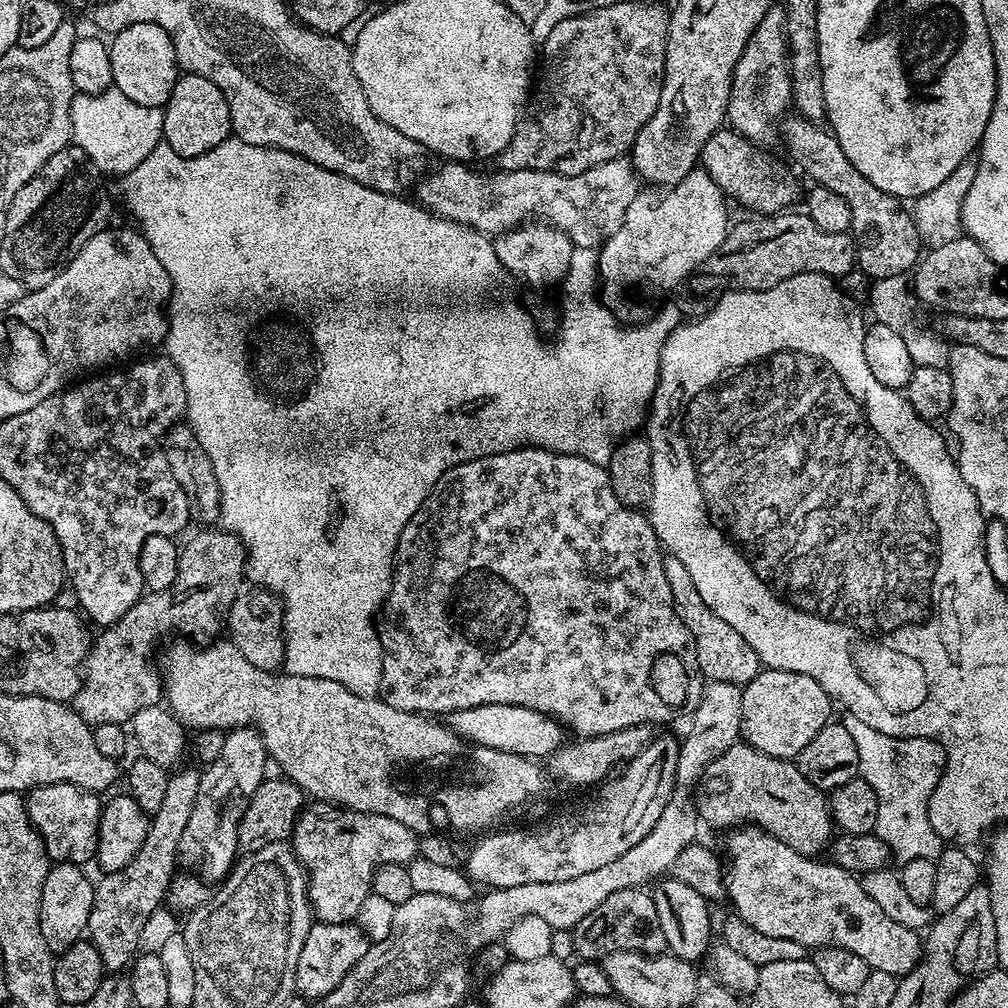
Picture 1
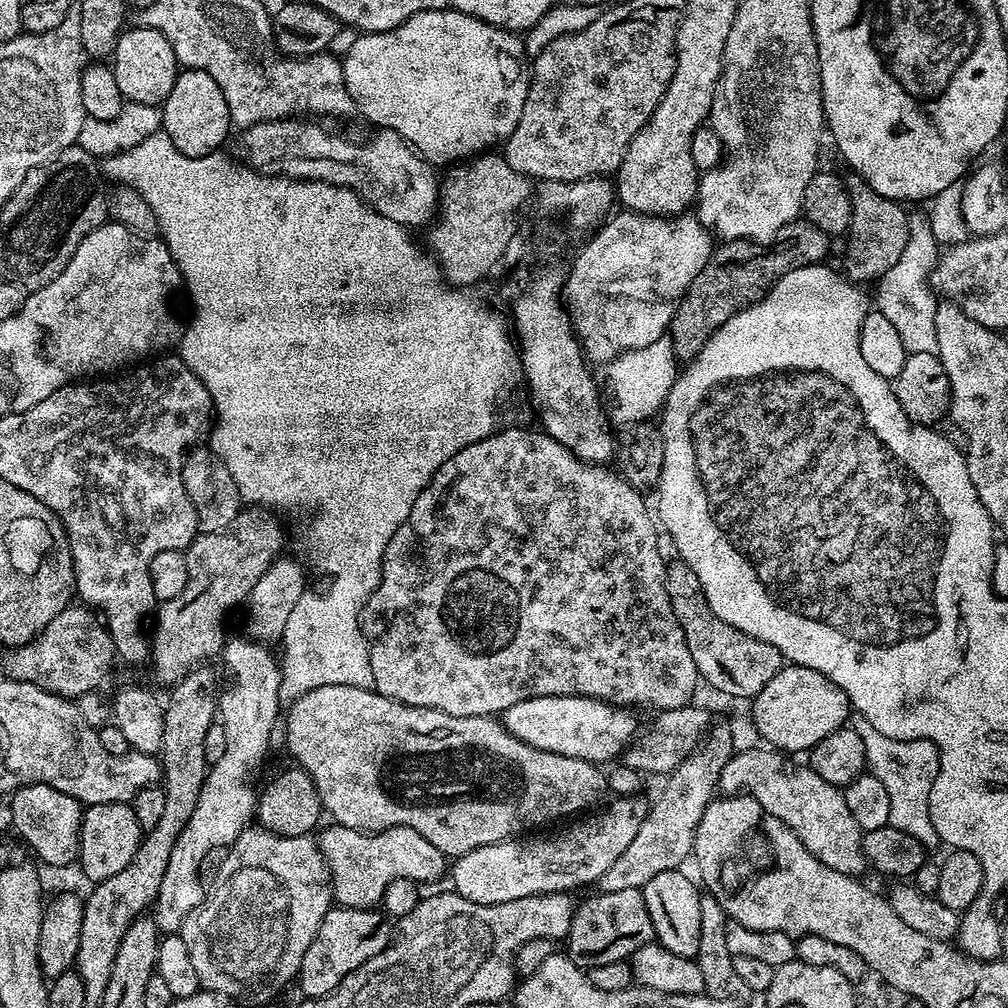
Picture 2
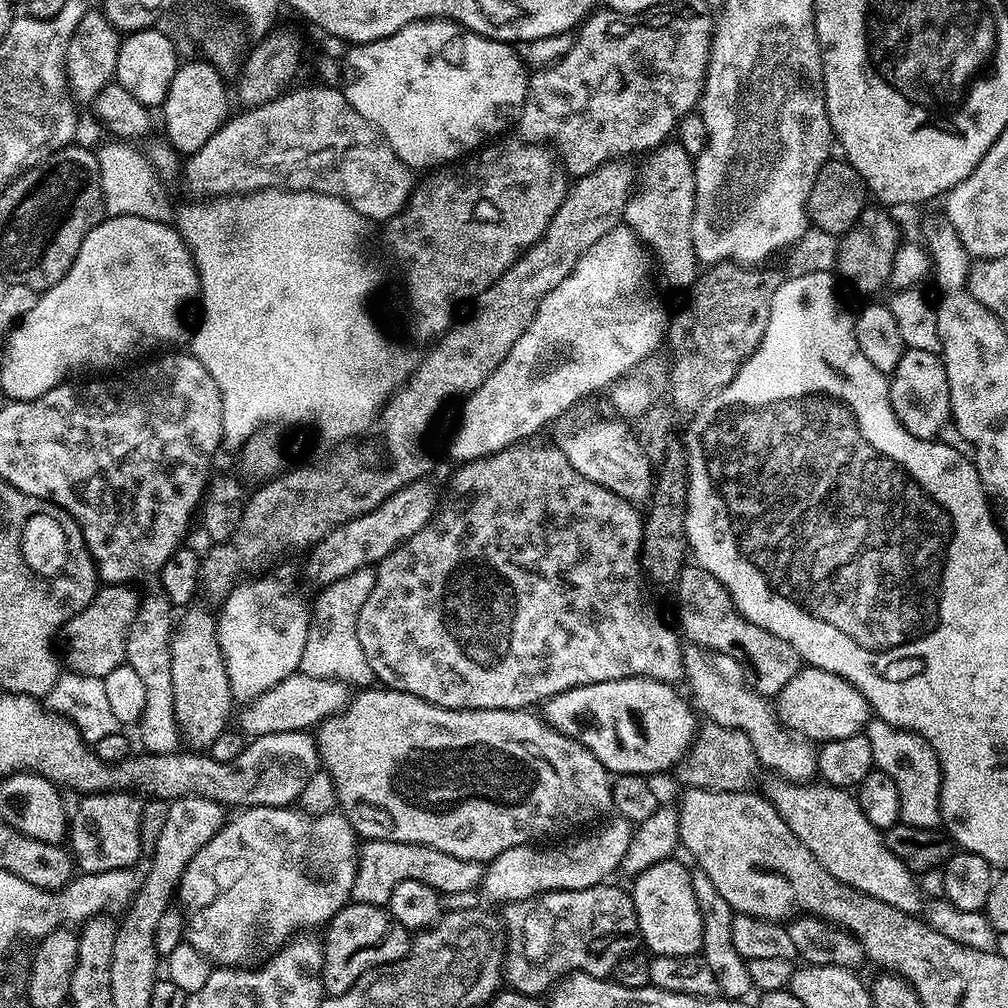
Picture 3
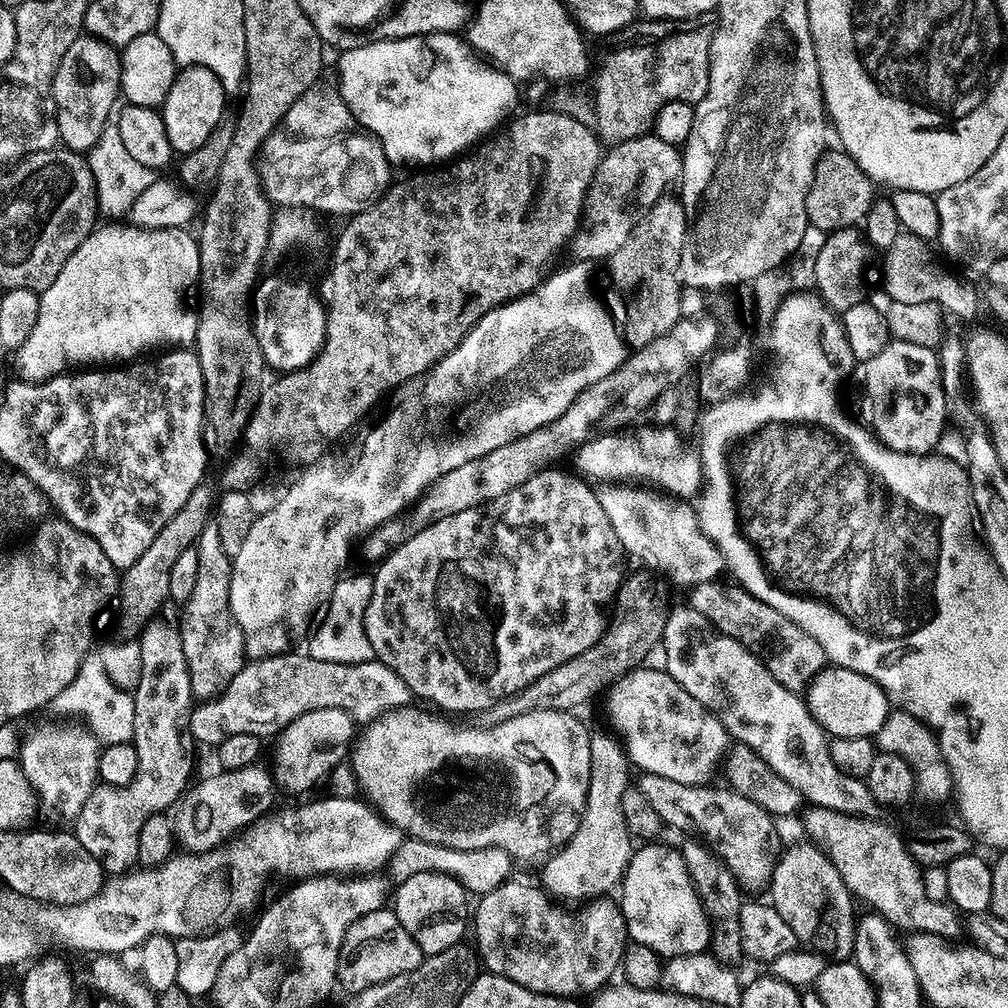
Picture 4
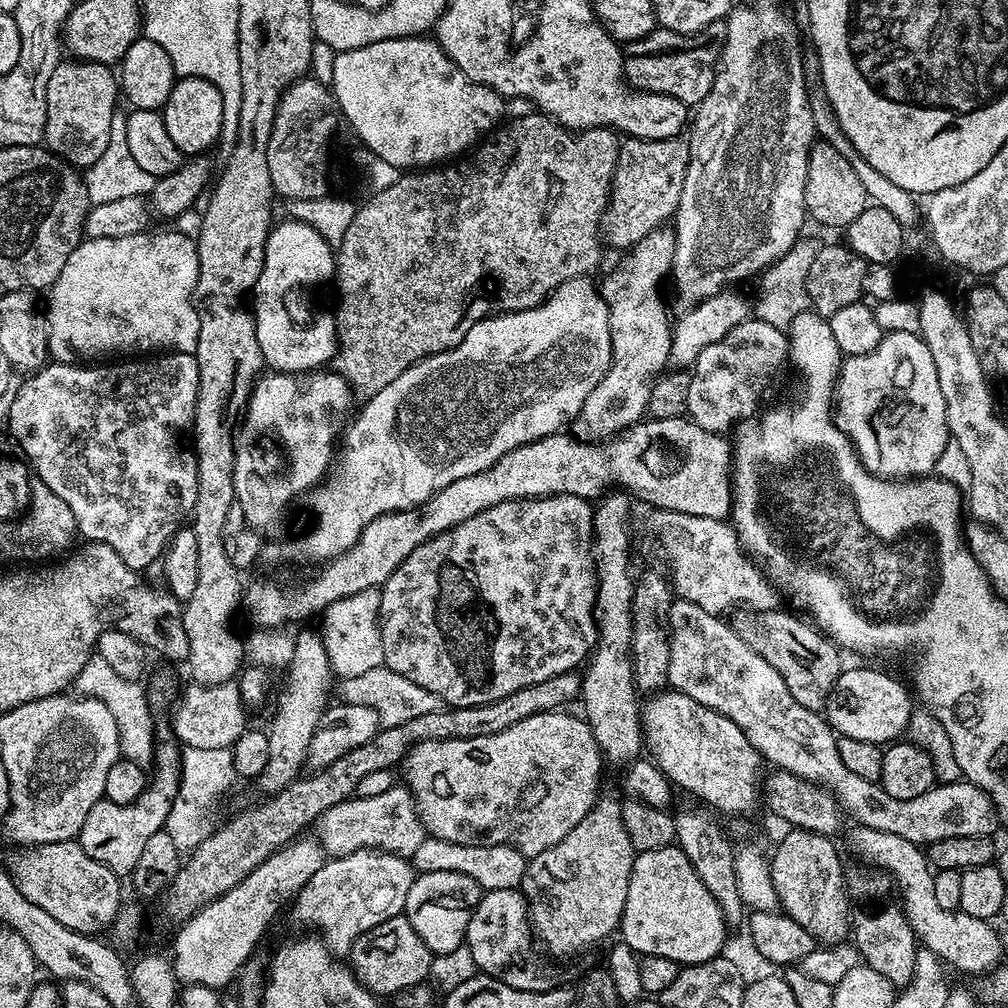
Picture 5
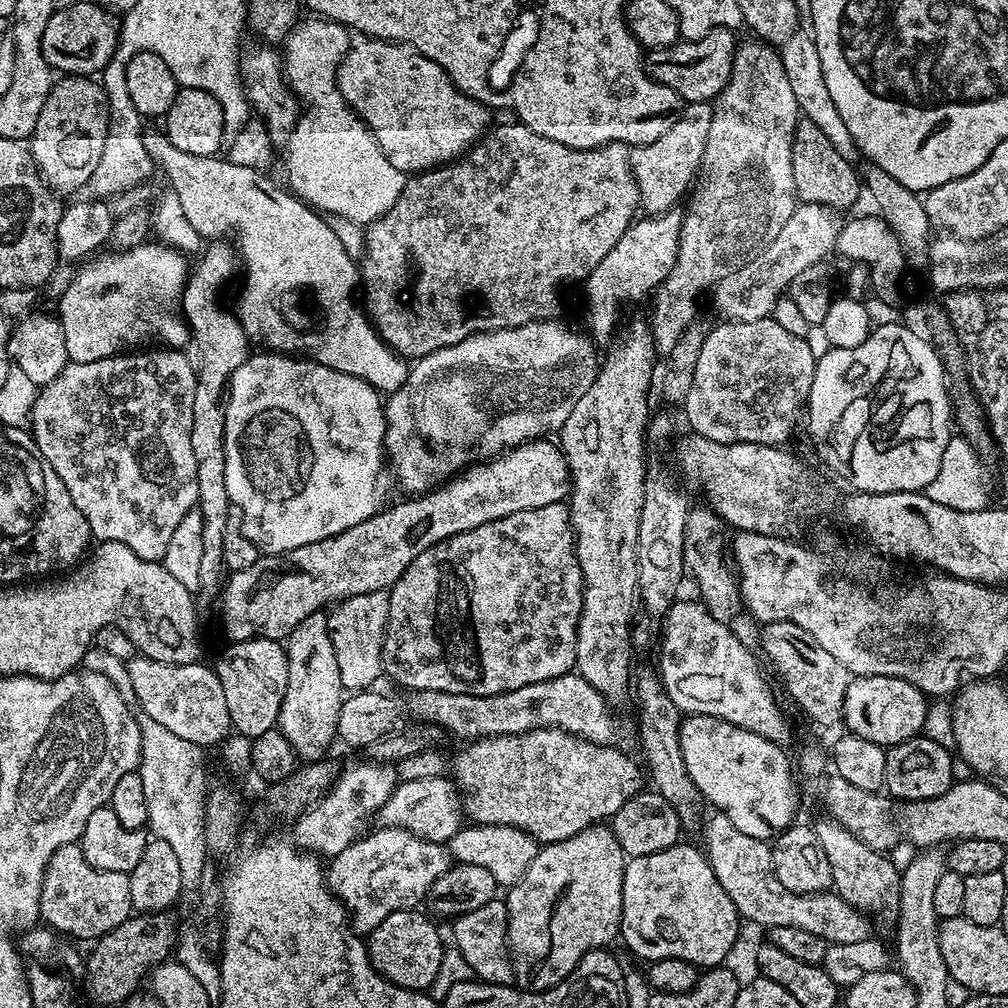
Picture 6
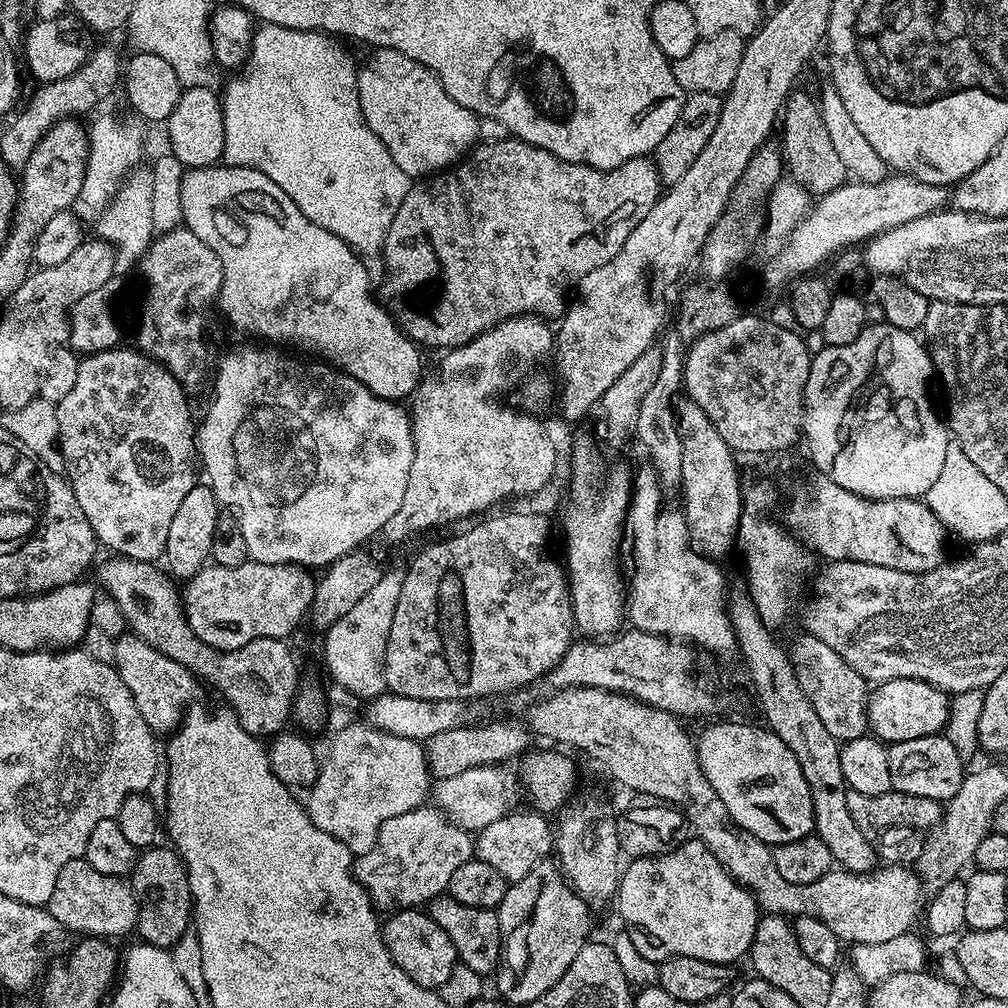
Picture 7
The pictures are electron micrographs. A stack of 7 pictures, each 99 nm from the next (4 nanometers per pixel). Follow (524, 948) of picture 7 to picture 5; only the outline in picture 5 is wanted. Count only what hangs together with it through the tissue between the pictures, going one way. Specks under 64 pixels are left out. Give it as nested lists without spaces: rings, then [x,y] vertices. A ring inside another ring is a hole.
[[[601,795],[596,804],[554,846],[542,850],[542,854],[528,860],[528,869],[519,886],[528,901],[528,919],[532,921],[533,933],[556,956],[572,956],[583,948],[592,948],[599,940],[607,938],[620,927],[620,919],[626,906],[626,890],[630,886],[632,861],[636,859],[636,849],[630,842],[630,834],[626,834],[626,825],[622,822],[624,804],[614,797]]]

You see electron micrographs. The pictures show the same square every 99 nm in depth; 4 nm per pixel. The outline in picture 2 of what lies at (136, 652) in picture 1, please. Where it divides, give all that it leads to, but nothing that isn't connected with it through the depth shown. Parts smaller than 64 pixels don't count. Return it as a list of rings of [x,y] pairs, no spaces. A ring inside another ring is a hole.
[[[259,506],[245,507],[230,526],[222,530],[200,532],[192,545],[184,552],[186,558],[186,590],[178,598],[163,601],[155,609],[156,629],[150,632],[150,665],[156,680],[165,686],[171,686],[188,675],[189,672],[203,665],[211,656],[219,657],[226,643],[224,619],[231,608],[236,608],[247,601],[254,584],[262,578],[267,568],[281,555],[284,548],[284,528],[275,511]]]

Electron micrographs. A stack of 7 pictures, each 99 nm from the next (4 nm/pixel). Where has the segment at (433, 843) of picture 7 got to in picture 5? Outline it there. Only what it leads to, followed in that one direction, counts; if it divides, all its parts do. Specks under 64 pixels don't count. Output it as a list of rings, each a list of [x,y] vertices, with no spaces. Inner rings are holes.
[[[381,848],[354,850],[345,856],[325,859],[322,870],[318,870],[318,874],[314,874],[314,878],[310,878],[310,882],[306,882],[306,886],[302,886],[295,896],[294,903],[291,905],[292,912],[302,923],[312,927],[309,929],[318,933],[333,956],[344,958],[351,953],[353,940],[366,934],[366,930],[372,930],[374,926],[403,913],[406,894],[410,894],[410,886],[416,881],[417,875],[411,859],[393,852],[383,852]]]

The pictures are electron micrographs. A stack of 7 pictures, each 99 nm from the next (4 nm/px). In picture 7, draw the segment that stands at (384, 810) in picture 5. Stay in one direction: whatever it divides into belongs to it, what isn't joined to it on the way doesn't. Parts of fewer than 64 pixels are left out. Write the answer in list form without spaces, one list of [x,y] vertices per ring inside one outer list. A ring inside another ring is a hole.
[[[487,764],[474,766],[474,770],[465,770],[463,774],[454,774],[454,778],[436,780],[434,784],[434,804],[448,819],[457,826],[473,834],[481,828],[490,826],[490,822],[498,822],[498,818],[507,816],[517,807],[522,797],[522,780],[508,766]]]

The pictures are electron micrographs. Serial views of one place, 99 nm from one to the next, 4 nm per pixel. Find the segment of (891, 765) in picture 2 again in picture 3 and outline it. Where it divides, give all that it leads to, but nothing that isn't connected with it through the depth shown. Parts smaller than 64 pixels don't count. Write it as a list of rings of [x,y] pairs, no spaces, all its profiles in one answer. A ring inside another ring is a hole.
[[[869,719],[866,735],[870,738],[870,750],[874,750],[874,765],[879,771],[894,778],[900,799],[900,819],[919,828],[941,827],[940,823],[940,763],[934,750],[916,732],[907,732],[890,726],[890,722]]]

